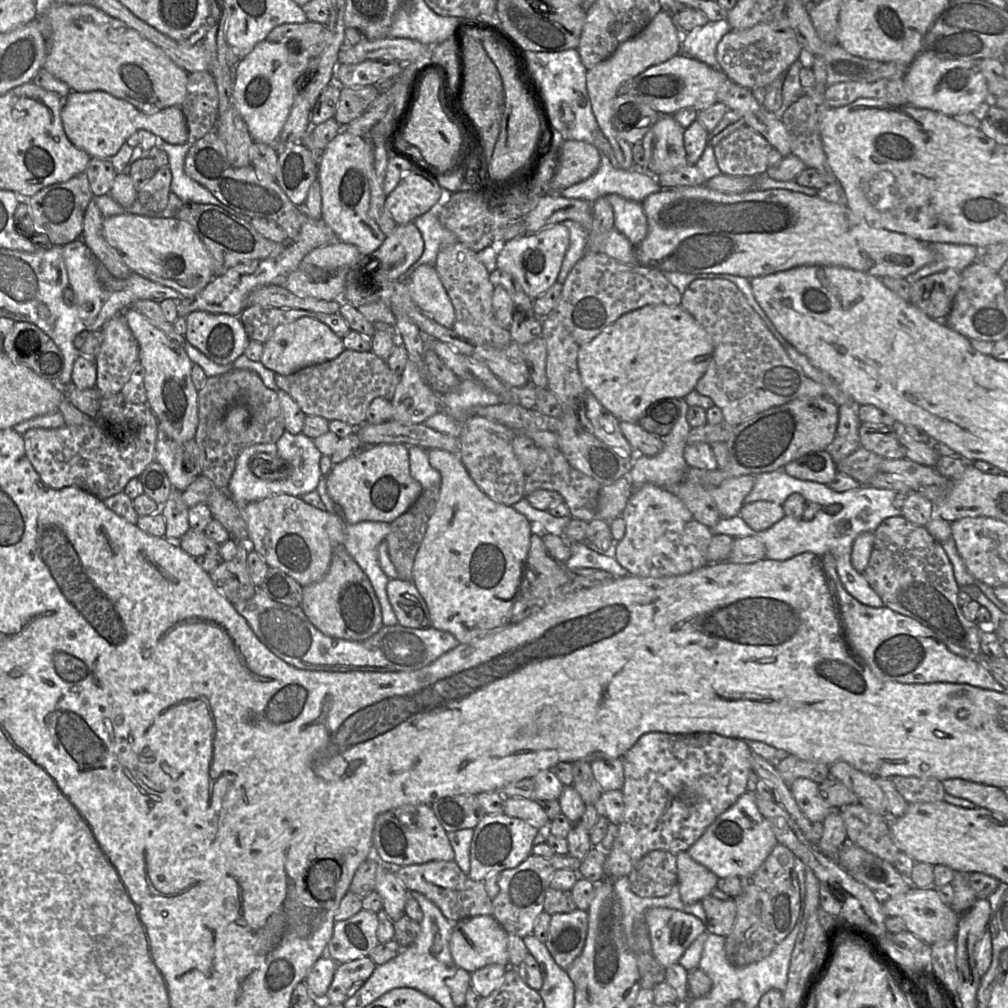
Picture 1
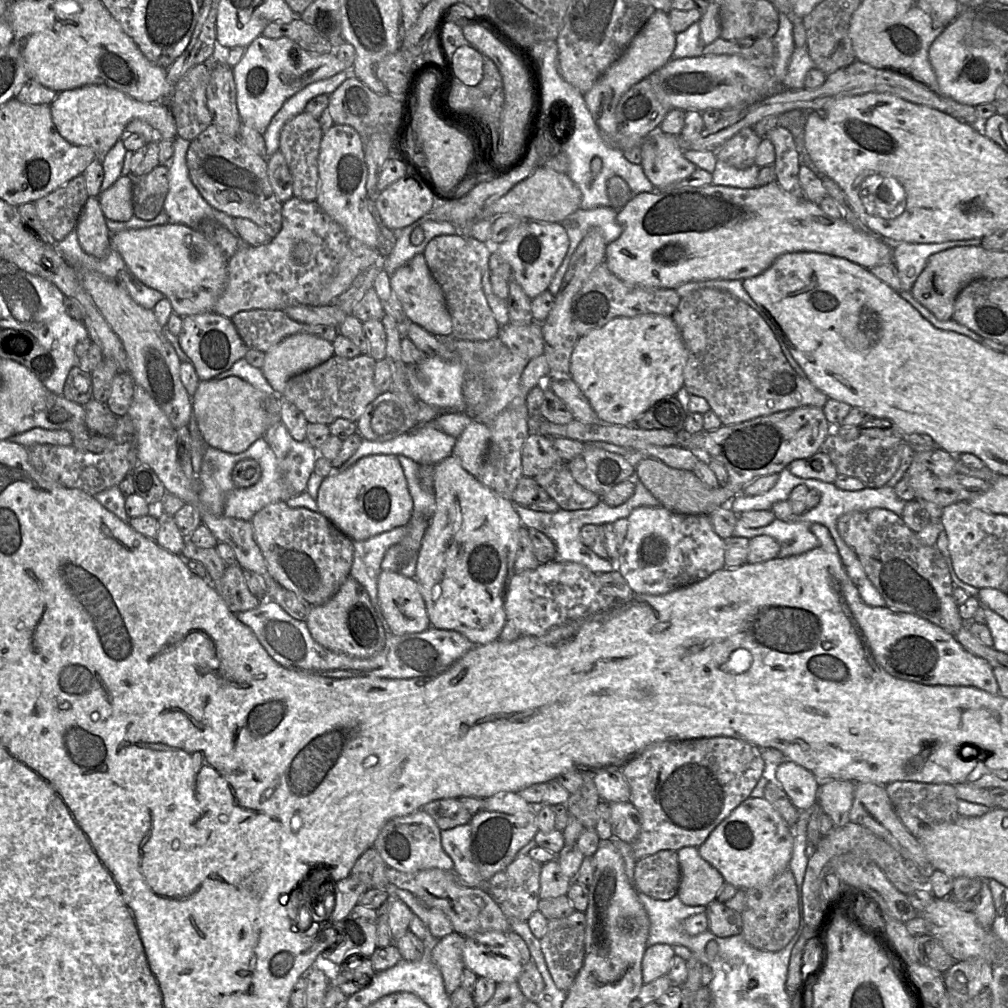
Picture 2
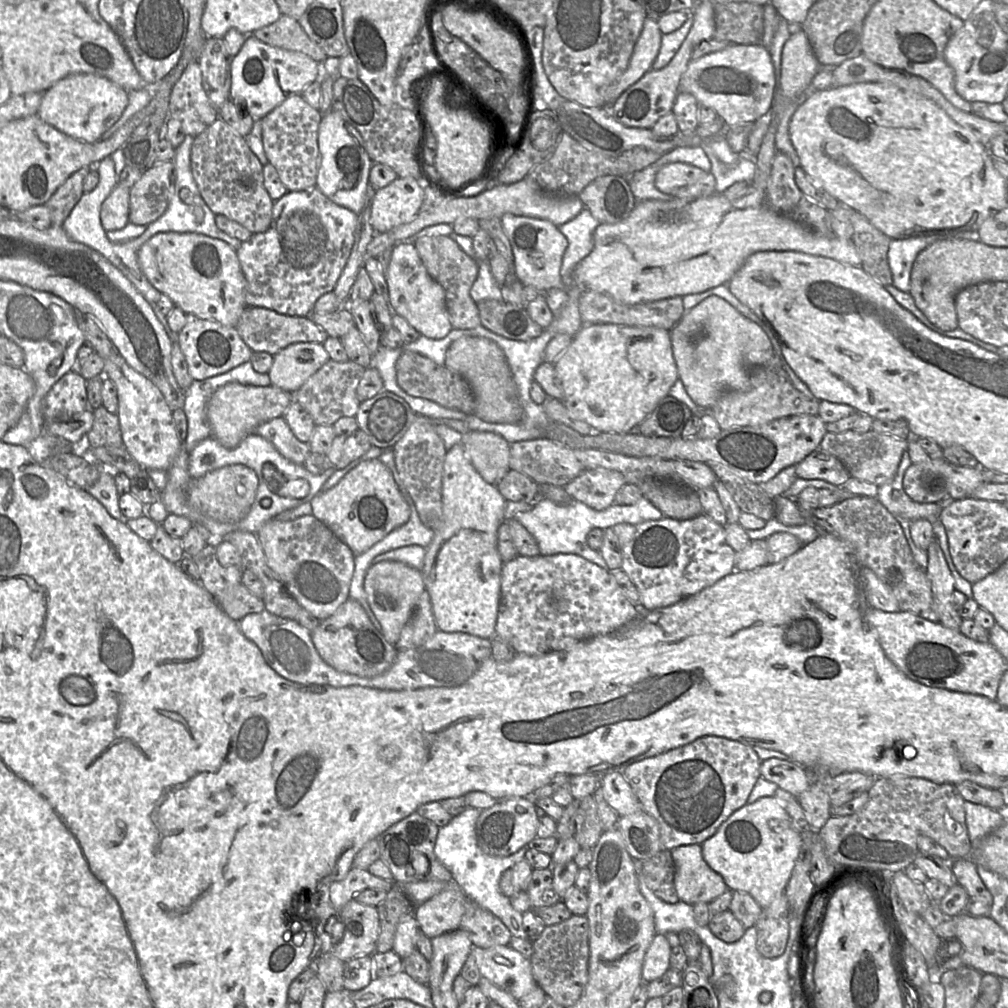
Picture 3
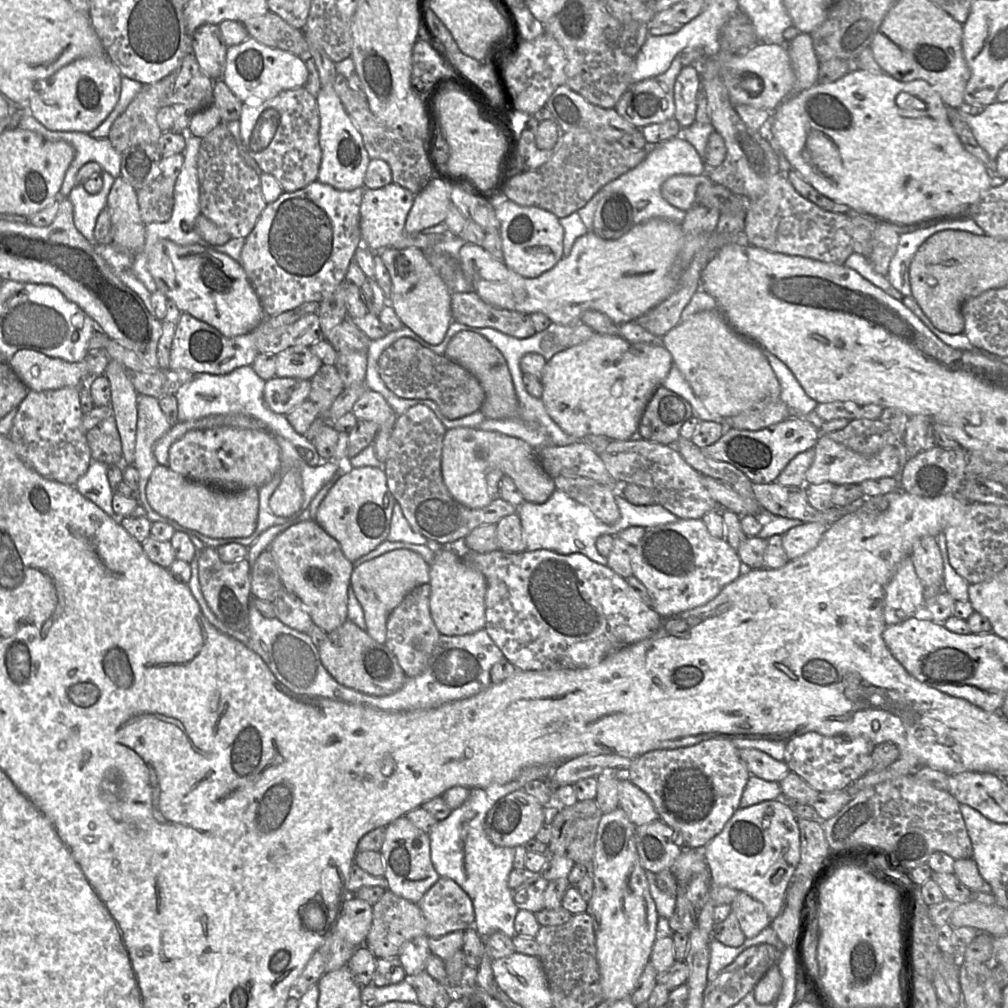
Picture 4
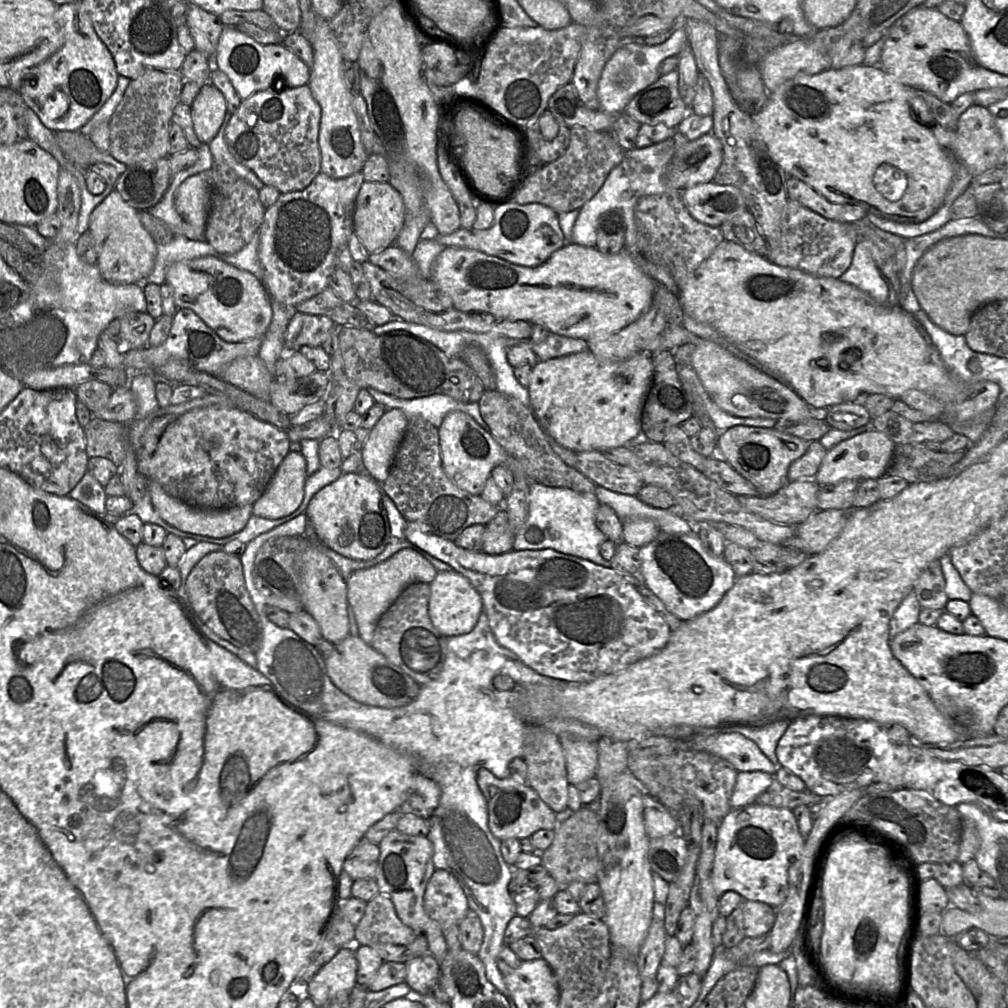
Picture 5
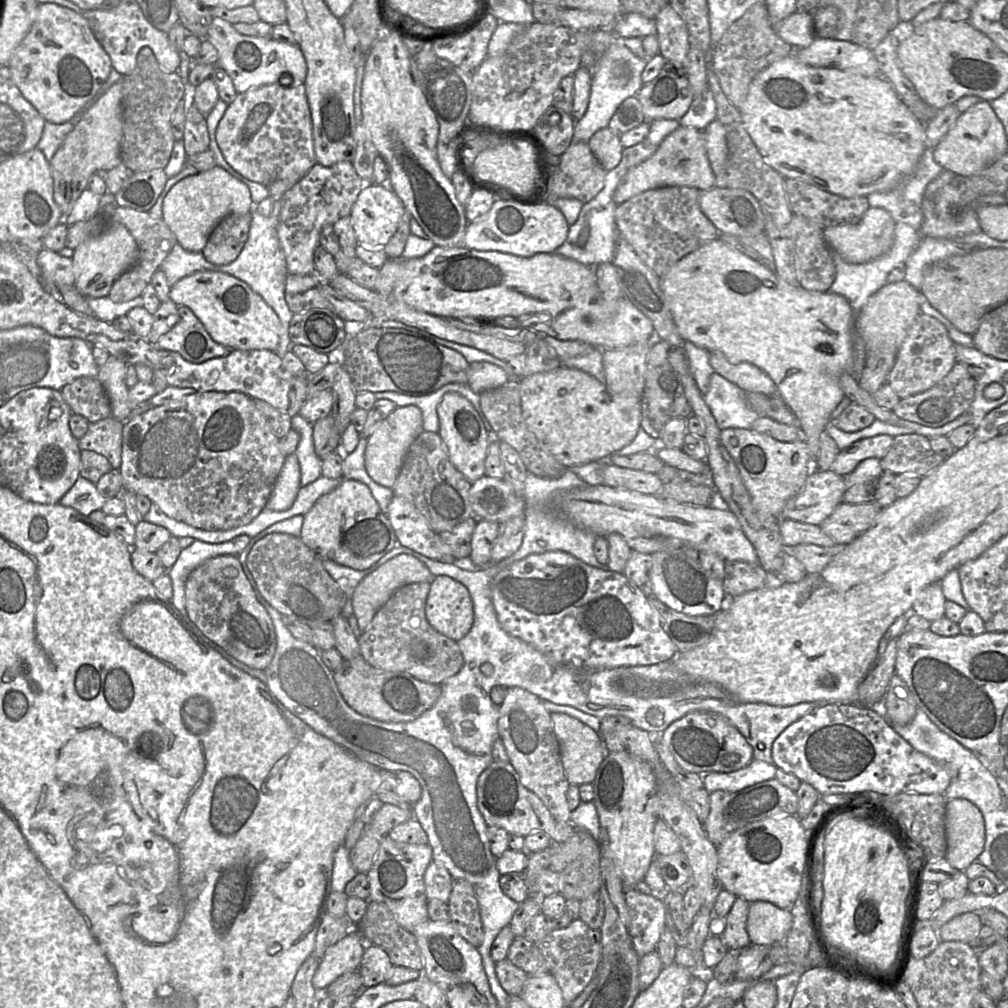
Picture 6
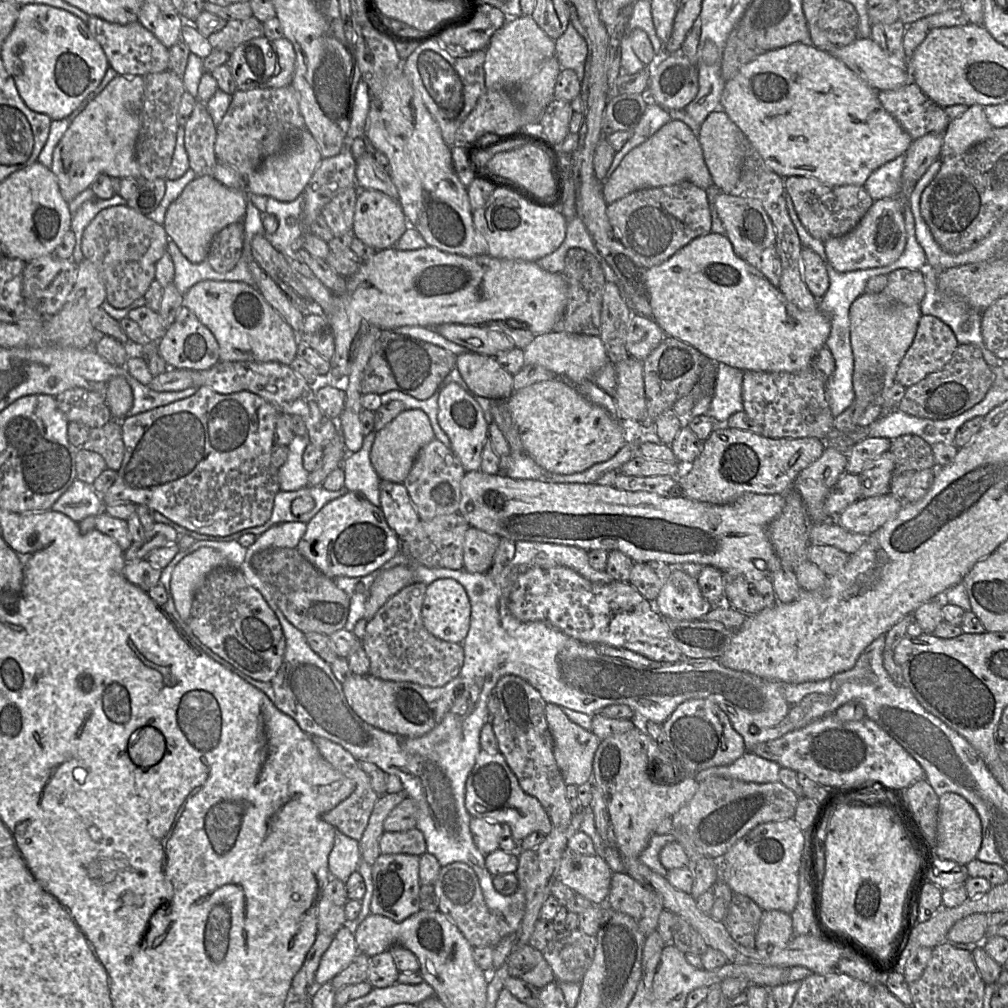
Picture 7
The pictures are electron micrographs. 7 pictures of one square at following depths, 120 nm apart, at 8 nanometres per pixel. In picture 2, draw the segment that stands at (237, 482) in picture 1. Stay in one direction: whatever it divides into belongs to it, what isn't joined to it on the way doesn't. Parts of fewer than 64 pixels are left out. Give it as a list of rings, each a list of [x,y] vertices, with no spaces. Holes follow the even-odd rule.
[[[263,437],[258,438],[245,451],[235,454],[207,446],[197,479],[199,484],[199,500],[203,507],[212,514],[245,521],[250,521],[259,510],[268,504],[287,501],[294,497],[293,491],[290,489],[289,478],[283,480],[283,476],[279,474],[276,456]],[[244,459],[254,459],[259,463],[261,477],[254,485],[248,488],[235,488],[231,473],[236,463]]]

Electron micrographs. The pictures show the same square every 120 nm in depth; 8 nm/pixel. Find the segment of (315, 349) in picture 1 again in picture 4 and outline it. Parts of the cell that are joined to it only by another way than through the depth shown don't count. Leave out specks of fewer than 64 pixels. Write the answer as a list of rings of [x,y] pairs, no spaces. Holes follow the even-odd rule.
[[[292,346],[276,355],[276,376],[311,380],[322,365],[310,346]]]

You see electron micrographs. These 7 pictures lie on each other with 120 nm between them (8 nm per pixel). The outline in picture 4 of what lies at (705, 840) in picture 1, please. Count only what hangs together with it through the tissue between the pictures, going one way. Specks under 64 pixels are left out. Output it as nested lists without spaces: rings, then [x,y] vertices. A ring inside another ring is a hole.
[[[783,797],[763,801],[746,808],[738,808],[721,832],[704,847],[711,886],[726,886],[745,892],[763,904],[771,921],[781,910],[786,889],[800,861],[798,822],[791,808],[785,804]]]

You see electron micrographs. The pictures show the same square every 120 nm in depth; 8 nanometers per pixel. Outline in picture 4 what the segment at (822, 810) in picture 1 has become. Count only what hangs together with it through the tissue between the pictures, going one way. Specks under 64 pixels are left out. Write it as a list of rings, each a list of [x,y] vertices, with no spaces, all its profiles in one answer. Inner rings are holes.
[[[739,749],[739,756],[745,763],[750,775],[766,781],[780,782],[790,772],[784,761],[777,761],[767,753],[754,749]]]

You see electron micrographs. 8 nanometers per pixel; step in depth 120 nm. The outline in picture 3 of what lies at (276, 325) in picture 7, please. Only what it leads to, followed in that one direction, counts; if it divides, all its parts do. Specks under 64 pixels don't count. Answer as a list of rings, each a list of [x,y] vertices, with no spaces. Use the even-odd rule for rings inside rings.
[[[157,233],[146,241],[138,251],[141,271],[161,294],[168,296],[174,306],[185,314],[192,314],[203,320],[213,320],[227,327],[236,327],[240,316],[247,308],[245,302],[246,279],[237,254],[225,242],[197,233]]]

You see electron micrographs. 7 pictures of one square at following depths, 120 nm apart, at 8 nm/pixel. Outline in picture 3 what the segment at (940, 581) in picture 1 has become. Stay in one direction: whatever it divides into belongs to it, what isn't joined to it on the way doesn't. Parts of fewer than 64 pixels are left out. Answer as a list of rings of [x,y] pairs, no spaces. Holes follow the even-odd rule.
[[[852,495],[832,506],[803,512],[806,520],[820,531],[836,535],[849,546],[859,564],[872,570],[888,587],[901,611],[939,622],[933,609],[931,582],[926,570],[914,560],[900,523],[876,497]]]

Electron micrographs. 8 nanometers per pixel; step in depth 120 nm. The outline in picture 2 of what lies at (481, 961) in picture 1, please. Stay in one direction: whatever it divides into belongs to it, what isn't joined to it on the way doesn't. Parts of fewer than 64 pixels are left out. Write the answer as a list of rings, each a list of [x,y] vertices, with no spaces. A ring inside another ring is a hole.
[[[488,931],[465,937],[465,968],[496,983],[517,981],[523,960],[506,933]]]

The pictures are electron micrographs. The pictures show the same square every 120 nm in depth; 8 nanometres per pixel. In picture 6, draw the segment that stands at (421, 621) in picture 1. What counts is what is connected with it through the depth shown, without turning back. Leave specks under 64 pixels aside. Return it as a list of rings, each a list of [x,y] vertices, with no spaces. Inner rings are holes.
[[[406,553],[399,554],[372,573],[365,576],[356,586],[352,596],[353,614],[357,618],[361,633],[368,627],[377,610],[400,587],[417,582],[431,582],[433,575],[419,559]]]

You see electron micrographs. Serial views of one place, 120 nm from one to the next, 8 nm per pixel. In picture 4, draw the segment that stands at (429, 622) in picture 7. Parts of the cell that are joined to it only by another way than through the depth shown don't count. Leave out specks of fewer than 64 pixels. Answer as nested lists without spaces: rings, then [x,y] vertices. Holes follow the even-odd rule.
[[[441,547],[435,551],[429,575],[430,612],[440,634],[447,636],[466,635],[485,628],[487,583],[479,570],[465,562],[455,549]]]

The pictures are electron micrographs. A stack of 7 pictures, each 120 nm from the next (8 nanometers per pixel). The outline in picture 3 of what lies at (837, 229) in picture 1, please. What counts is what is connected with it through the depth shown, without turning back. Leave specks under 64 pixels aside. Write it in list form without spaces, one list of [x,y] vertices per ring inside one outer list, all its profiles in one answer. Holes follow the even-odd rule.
[[[770,116],[770,124],[756,158],[757,172],[752,181],[751,191],[745,196],[730,200],[722,193],[714,193],[695,199],[638,201],[623,221],[614,224],[600,223],[594,231],[593,250],[574,268],[575,284],[606,293],[624,304],[639,304],[675,296],[683,297],[727,284],[746,259],[760,251],[799,251],[861,266],[861,259],[852,240],[817,235],[800,223],[774,212],[767,205],[767,185],[777,152],[776,131],[775,119]]]

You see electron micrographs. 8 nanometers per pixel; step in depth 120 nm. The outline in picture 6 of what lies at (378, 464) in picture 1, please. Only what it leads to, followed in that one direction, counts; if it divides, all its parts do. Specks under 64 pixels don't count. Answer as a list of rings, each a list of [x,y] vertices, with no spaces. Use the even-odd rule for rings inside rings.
[[[344,479],[334,490],[316,500],[304,515],[300,539],[321,559],[330,559],[356,570],[369,568],[393,547],[400,545],[387,516],[381,511],[369,487],[362,482],[349,479]]]

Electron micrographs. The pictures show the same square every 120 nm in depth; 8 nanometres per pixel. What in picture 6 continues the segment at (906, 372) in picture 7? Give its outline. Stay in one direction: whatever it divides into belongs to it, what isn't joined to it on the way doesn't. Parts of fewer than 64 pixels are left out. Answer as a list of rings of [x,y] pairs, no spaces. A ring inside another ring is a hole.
[[[919,313],[900,346],[888,383],[900,399],[926,391],[940,382],[956,362],[956,345],[947,328],[936,318]]]

